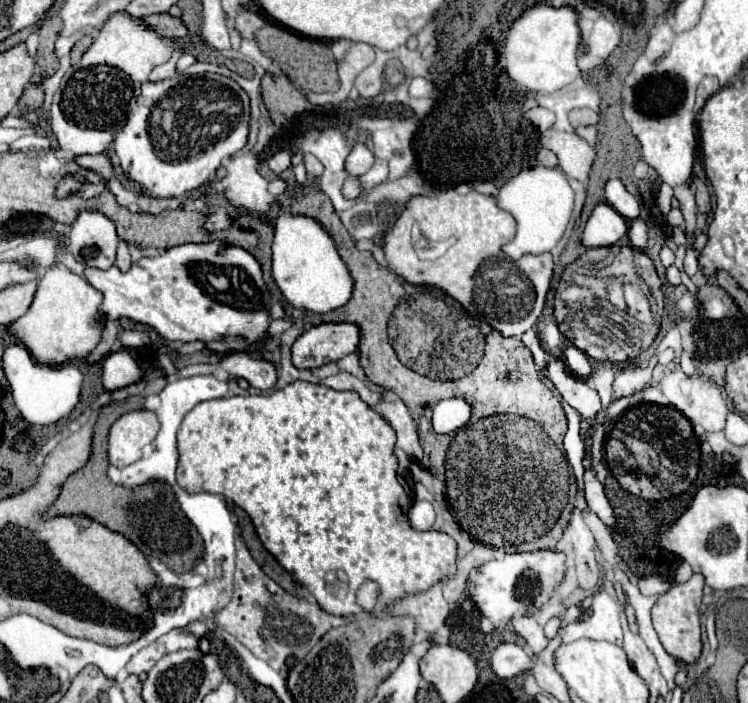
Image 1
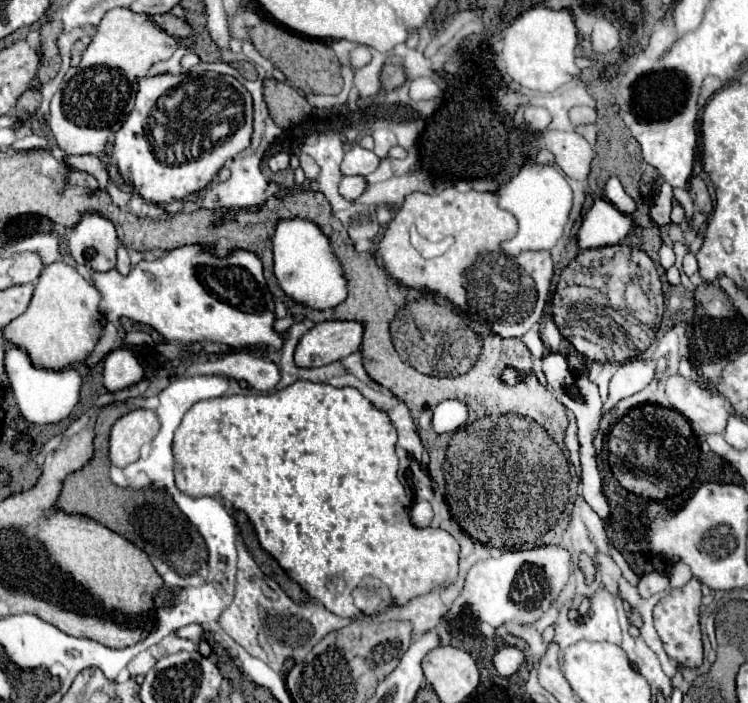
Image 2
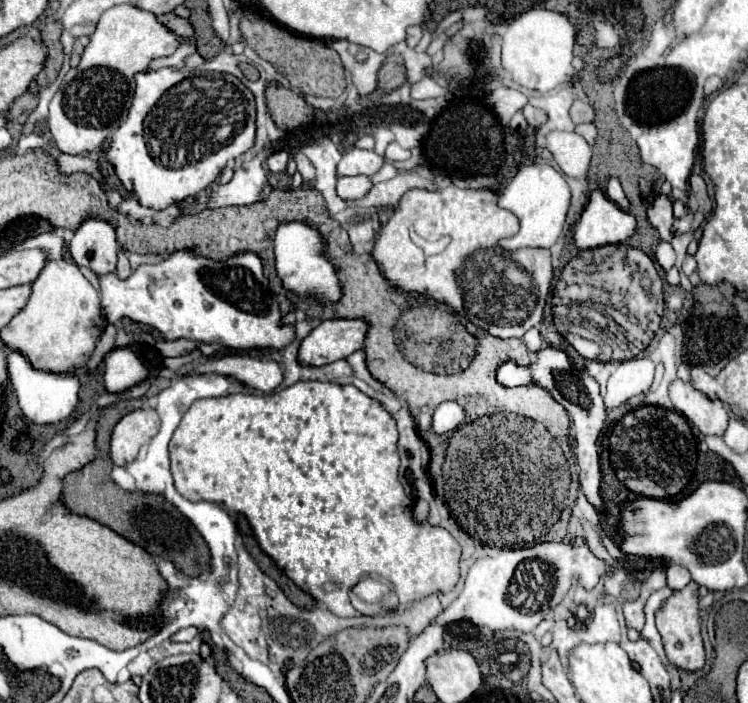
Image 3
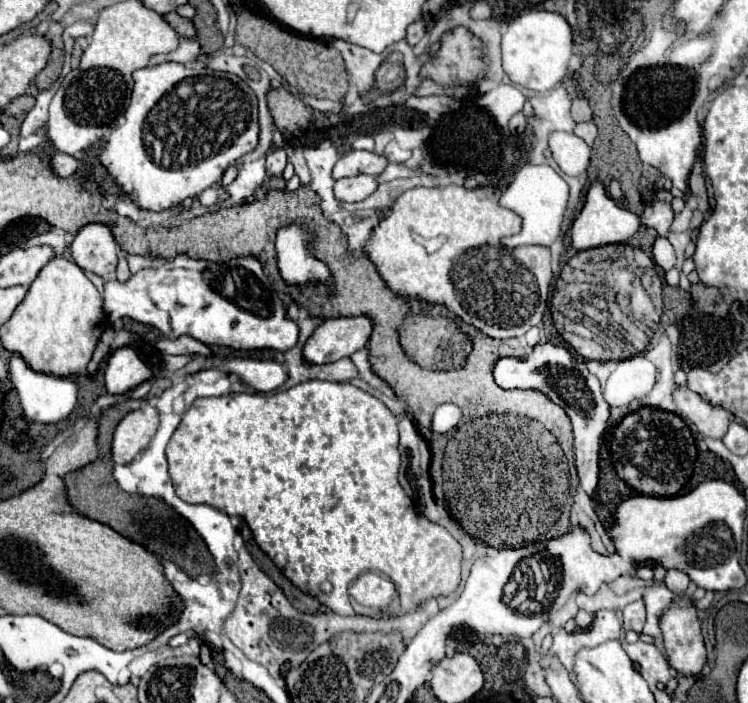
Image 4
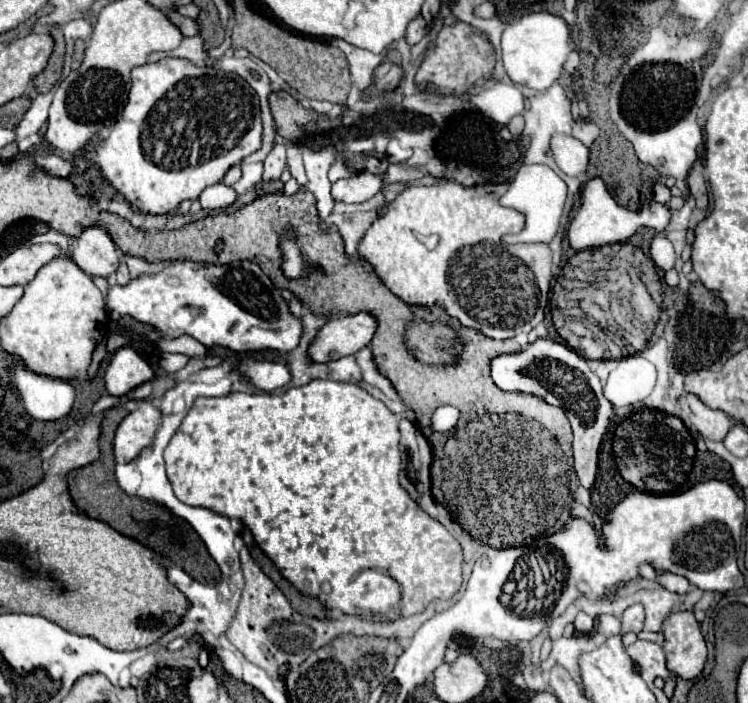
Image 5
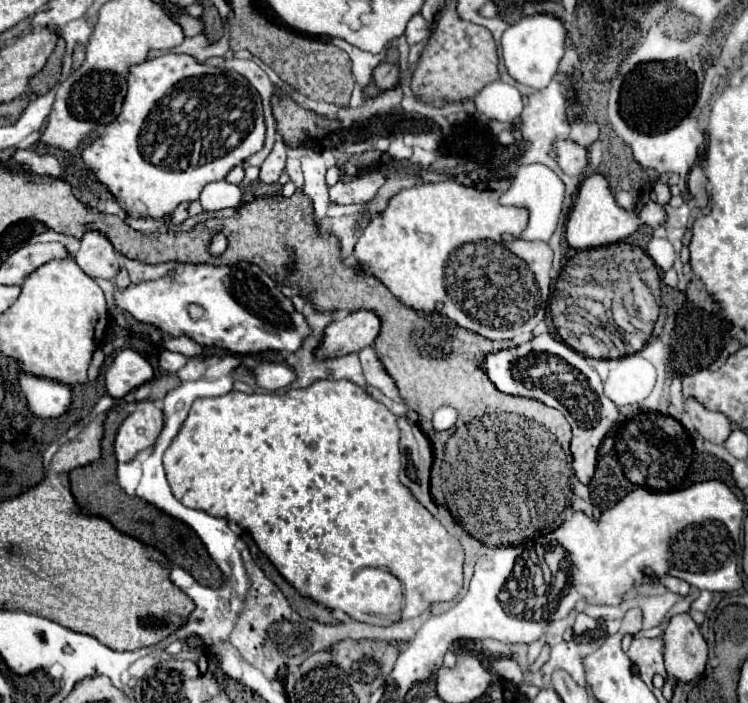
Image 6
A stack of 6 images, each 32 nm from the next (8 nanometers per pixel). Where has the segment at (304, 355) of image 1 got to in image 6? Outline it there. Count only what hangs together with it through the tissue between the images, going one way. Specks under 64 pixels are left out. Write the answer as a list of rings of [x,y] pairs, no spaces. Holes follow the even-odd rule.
[[[370,310],[352,312],[344,318],[330,322],[324,328],[324,338],[314,350],[314,356],[326,360],[360,352],[362,348],[372,346],[378,332],[380,332],[380,320],[374,312]]]

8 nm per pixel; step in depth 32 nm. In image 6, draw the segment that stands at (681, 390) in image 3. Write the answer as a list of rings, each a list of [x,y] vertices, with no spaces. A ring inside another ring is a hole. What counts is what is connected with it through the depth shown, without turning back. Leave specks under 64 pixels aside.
[[[686,398],[684,400],[684,410],[688,412],[690,420],[696,426],[696,432],[710,442],[718,444],[718,438],[728,438],[730,430],[732,430],[732,422],[730,418],[726,418],[726,414],[722,412],[712,412],[706,410],[696,398]]]

